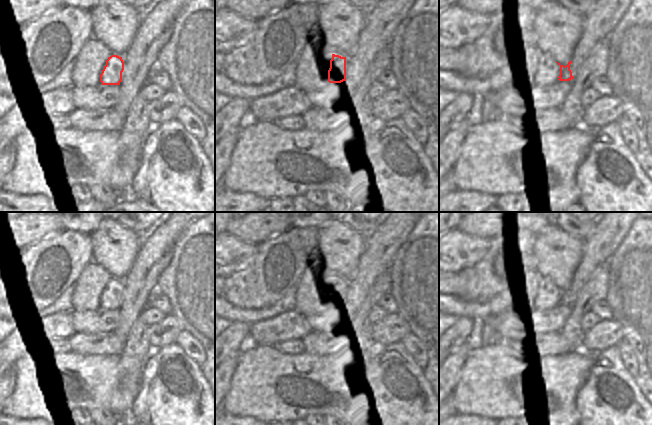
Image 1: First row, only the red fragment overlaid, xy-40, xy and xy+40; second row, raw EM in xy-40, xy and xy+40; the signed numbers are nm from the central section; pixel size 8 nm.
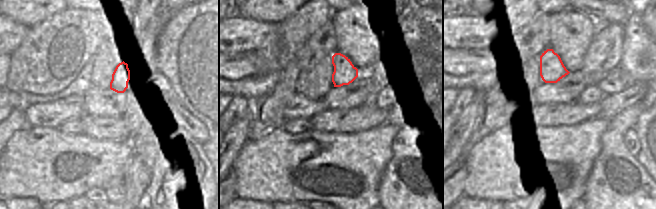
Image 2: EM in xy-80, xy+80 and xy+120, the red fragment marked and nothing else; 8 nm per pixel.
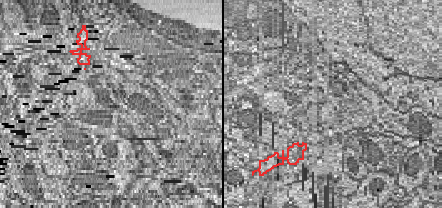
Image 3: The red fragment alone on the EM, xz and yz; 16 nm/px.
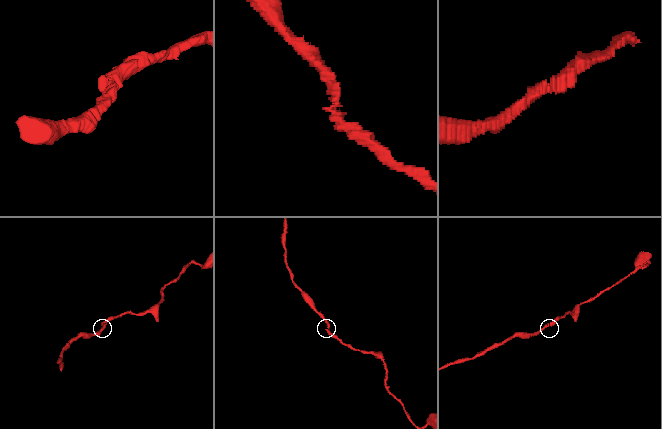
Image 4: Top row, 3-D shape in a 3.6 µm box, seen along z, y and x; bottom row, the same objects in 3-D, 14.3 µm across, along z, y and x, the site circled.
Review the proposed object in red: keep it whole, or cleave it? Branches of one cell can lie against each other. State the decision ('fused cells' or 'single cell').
single cell

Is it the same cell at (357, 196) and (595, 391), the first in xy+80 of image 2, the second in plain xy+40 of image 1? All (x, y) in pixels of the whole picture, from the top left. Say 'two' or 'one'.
two

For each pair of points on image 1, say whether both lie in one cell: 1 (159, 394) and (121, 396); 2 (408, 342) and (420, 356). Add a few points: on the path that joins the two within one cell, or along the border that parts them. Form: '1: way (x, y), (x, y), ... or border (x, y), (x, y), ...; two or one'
1: border (143, 372), (140, 389), (132, 408), (133, 414); two
2: way (411, 345), (419, 353); one

